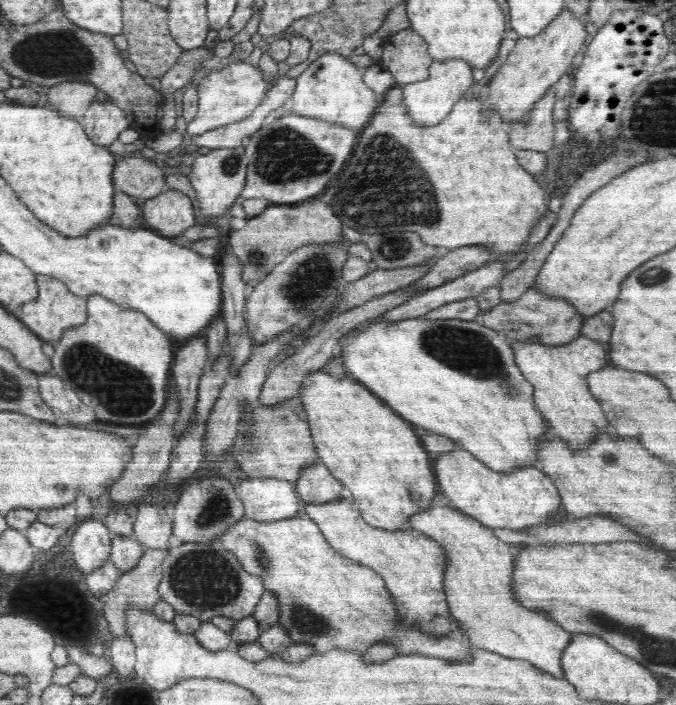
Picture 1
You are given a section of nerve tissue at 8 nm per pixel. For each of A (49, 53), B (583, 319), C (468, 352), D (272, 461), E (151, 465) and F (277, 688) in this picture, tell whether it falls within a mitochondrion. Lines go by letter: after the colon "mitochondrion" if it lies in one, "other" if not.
A: mitochondrion
B: other
C: mitochondrion
D: other
E: other
F: other

